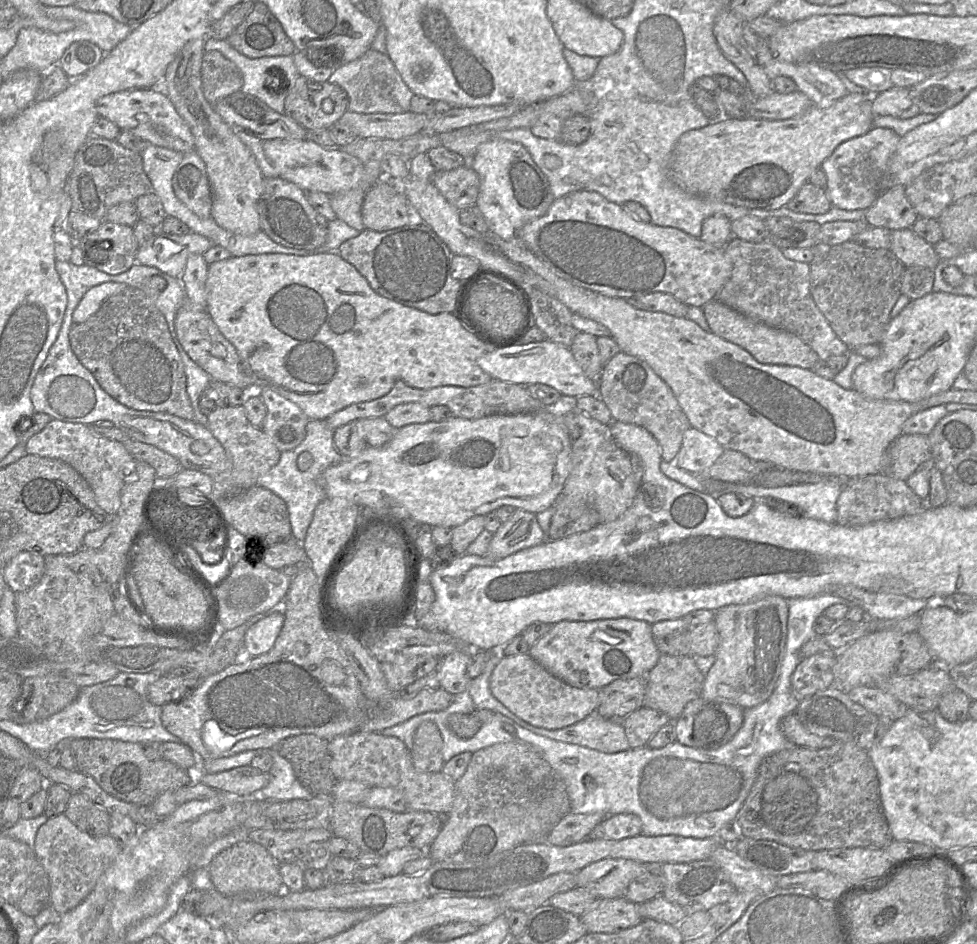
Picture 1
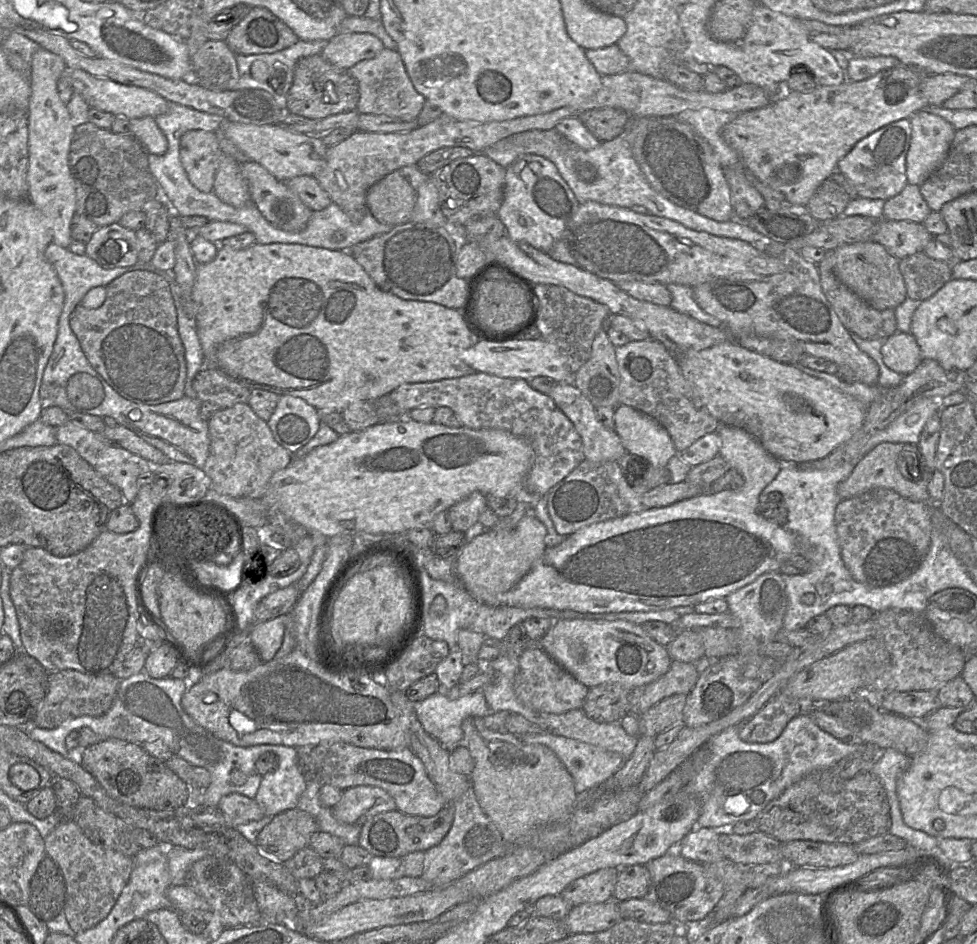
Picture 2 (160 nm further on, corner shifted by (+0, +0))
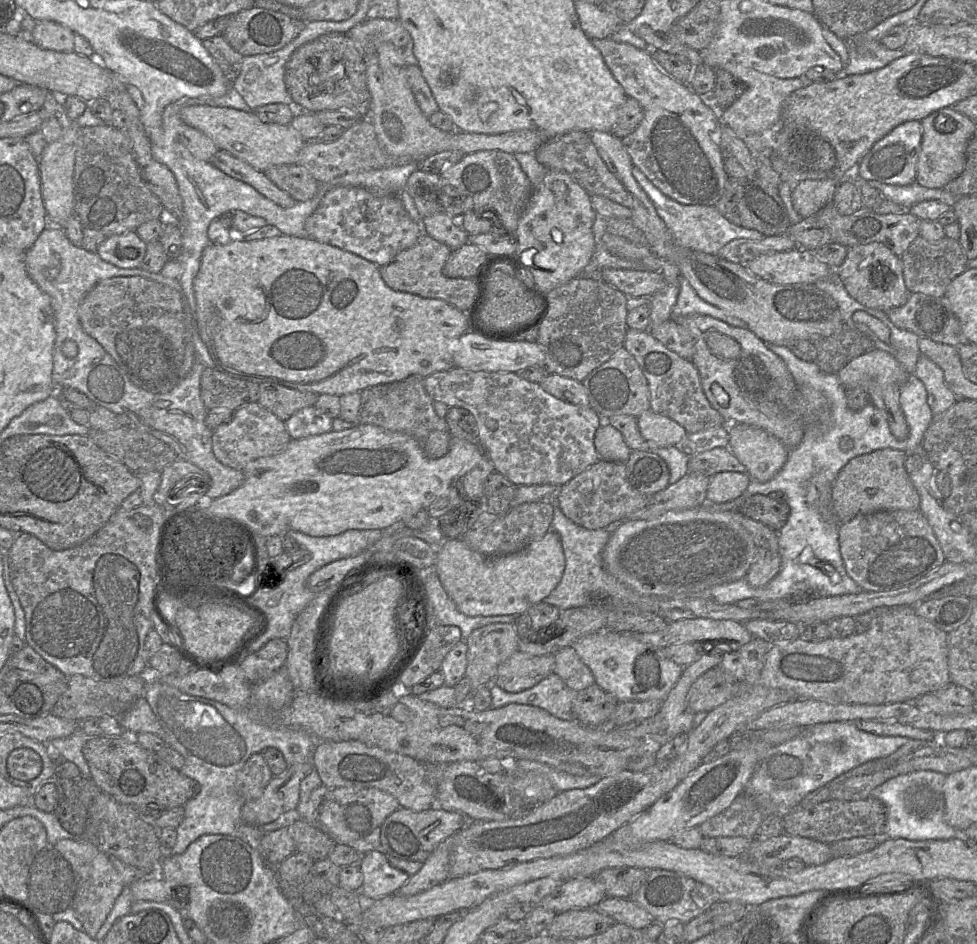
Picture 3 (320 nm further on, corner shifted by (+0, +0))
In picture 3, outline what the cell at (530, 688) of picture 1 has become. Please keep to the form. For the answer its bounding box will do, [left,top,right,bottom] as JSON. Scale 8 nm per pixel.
[553,646,595,691]

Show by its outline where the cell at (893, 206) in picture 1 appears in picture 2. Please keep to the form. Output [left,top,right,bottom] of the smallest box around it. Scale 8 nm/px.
[883,183,931,224]

